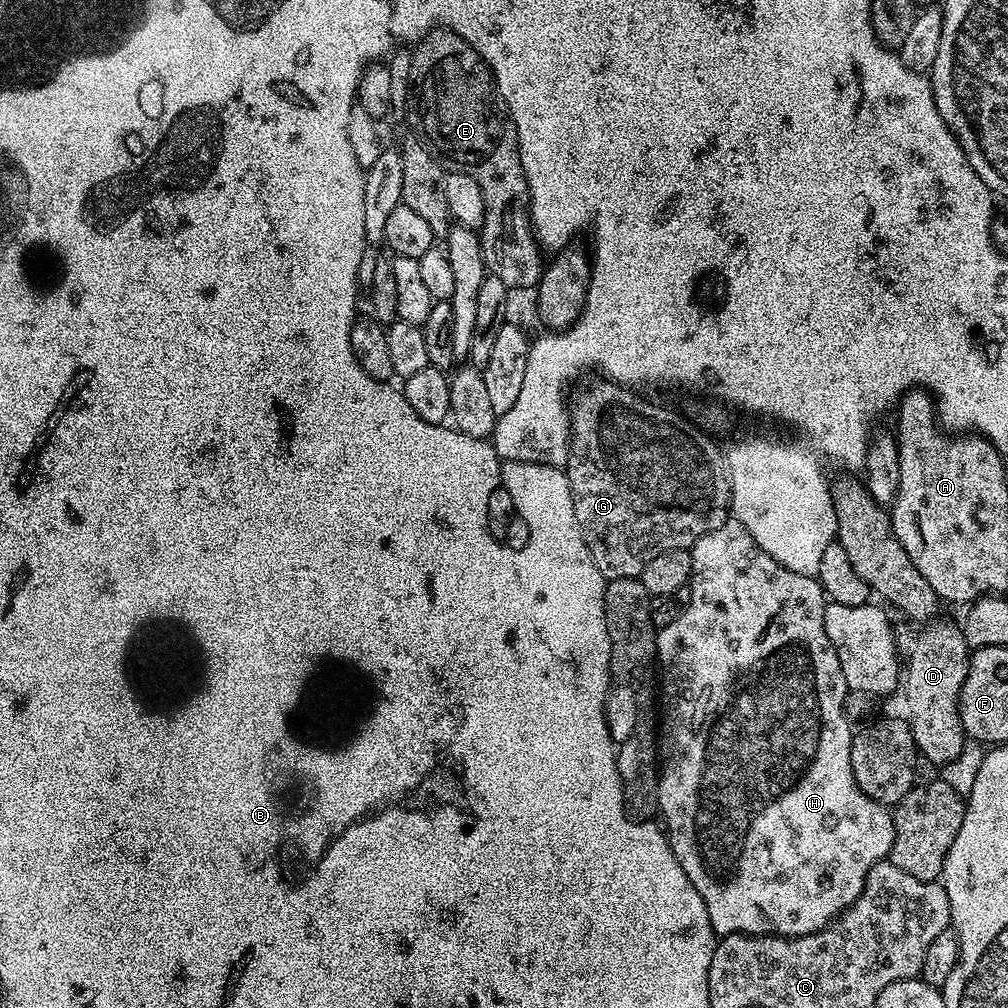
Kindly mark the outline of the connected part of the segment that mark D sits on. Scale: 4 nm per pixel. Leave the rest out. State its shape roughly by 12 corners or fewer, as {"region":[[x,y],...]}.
{"region":[[957,621],[921,627],[902,672],[917,753],[937,766],[966,742],[970,655]]}

